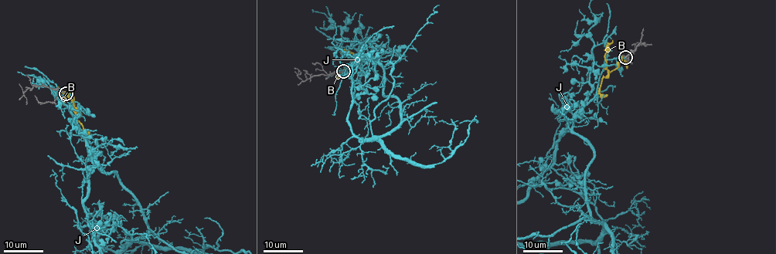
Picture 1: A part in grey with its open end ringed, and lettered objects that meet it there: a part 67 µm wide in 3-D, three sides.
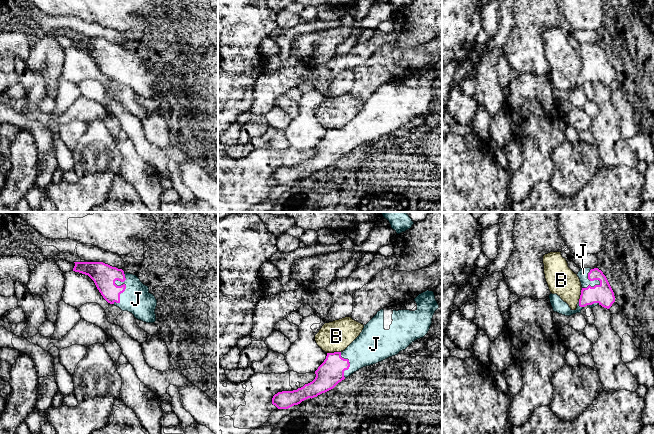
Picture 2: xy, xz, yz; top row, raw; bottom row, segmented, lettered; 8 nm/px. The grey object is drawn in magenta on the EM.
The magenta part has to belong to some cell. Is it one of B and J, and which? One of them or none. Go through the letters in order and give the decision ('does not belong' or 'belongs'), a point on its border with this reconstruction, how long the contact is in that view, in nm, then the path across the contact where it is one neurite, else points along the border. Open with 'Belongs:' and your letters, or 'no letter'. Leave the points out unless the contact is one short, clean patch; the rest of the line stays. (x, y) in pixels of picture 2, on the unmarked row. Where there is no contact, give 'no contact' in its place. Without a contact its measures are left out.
Belongs: J
B: does not belong; meets magenta in xz at (334, 128); contact 110 nm long
J: belongs; meets magenta in xy at (124, 66); contact 280 nm long; runs through xy (104, 52), (118, 64), (124, 66), (136, 75)

